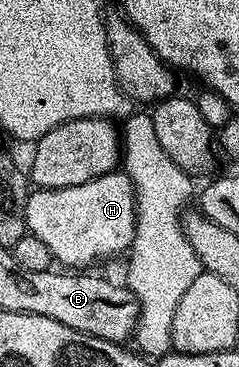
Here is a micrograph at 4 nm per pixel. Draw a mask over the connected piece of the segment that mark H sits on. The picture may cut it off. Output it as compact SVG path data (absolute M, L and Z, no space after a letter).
M121 169L67 189L30 190L25 206L26 232L39 237L39 241L51 249L54 260L65 269L89 269L96 259L124 256L133 244L136 220L133 182Z

